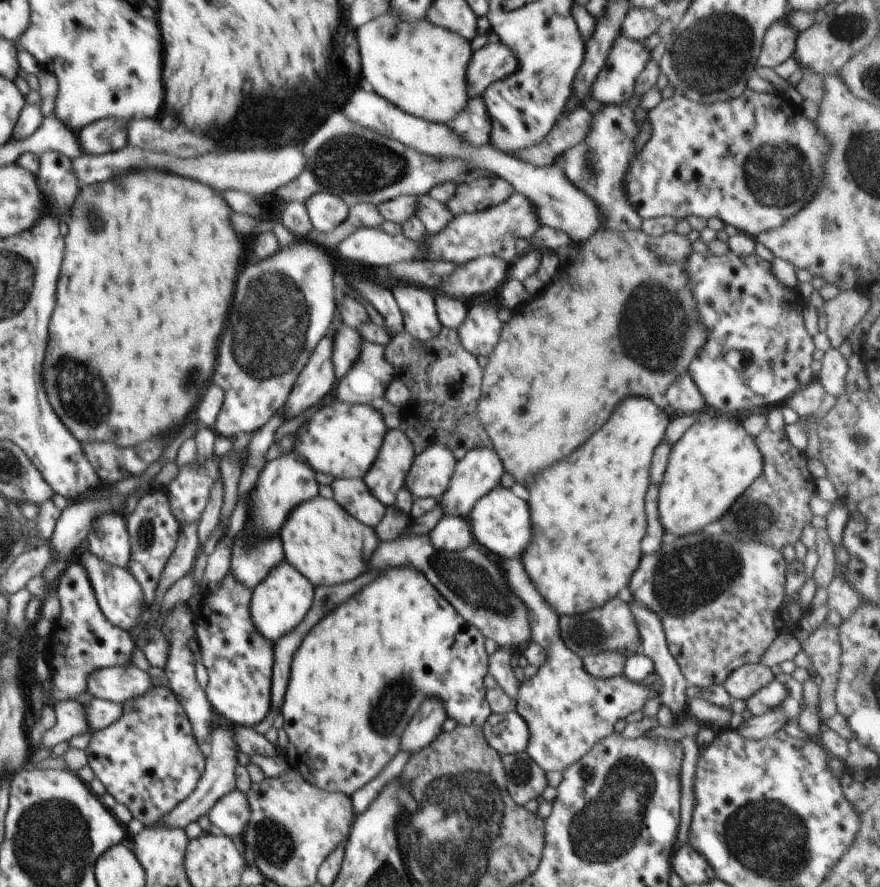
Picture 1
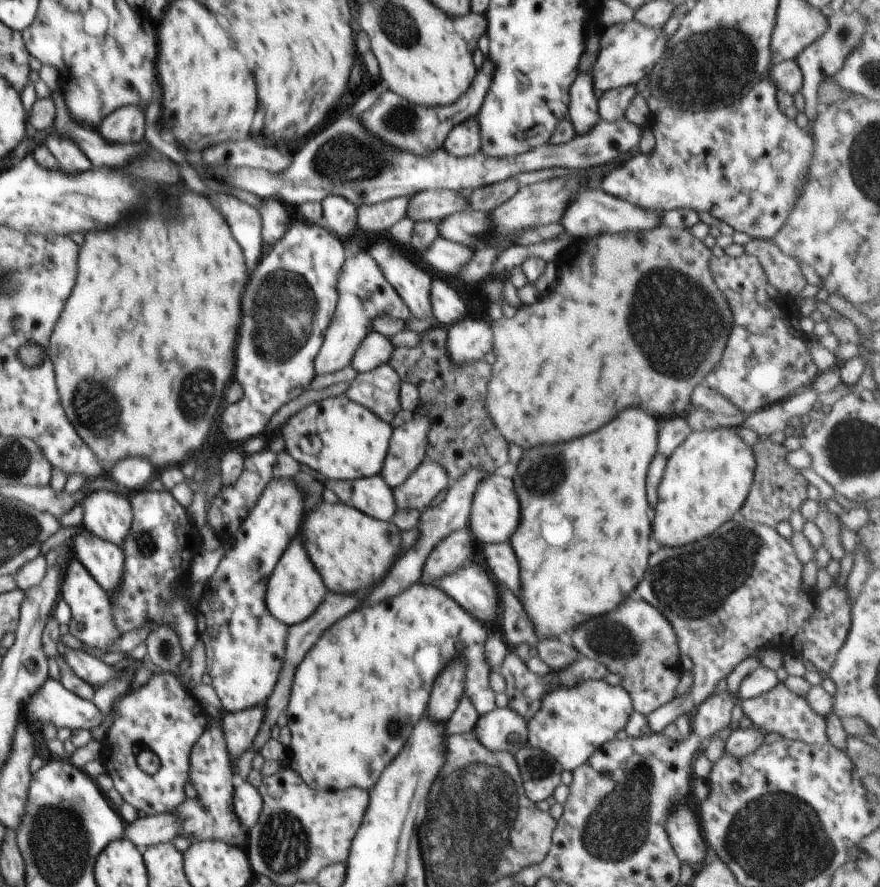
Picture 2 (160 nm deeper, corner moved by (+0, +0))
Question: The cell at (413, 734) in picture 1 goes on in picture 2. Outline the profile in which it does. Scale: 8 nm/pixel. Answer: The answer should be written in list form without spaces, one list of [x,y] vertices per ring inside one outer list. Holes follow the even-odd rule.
[[[452,660],[442,673],[438,674],[430,690],[424,716],[445,724],[463,698],[464,682],[466,666],[462,664],[462,660]]]

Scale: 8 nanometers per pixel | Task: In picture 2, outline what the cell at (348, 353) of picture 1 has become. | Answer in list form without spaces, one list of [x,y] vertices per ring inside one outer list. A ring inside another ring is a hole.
[[[374,330],[360,344],[357,352],[354,353],[351,365],[359,374],[363,374],[378,368],[380,364],[388,363],[394,350],[394,344],[390,342],[390,338],[382,336],[378,331]]]

